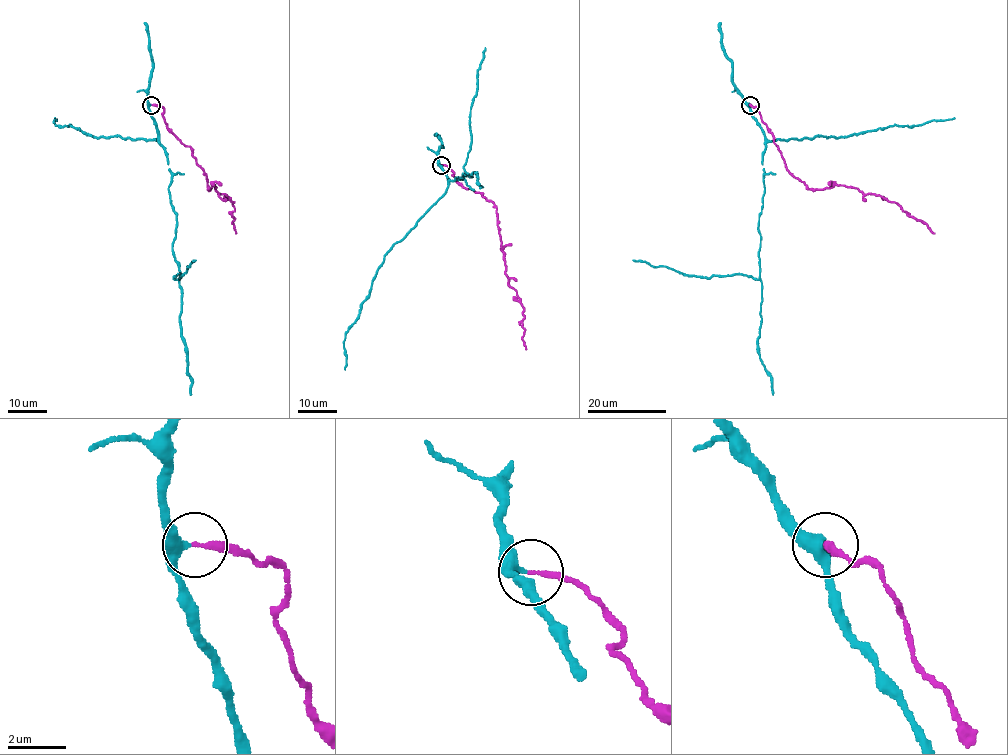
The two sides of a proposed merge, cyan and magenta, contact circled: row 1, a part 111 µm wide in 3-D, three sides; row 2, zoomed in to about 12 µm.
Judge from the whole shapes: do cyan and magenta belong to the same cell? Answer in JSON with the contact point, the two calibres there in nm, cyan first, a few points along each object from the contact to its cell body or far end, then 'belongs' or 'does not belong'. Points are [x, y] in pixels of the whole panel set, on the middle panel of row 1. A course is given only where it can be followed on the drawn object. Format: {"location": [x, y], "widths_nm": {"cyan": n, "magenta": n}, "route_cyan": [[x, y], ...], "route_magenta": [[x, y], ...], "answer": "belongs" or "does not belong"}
{"location": [441, 165], "widths_nm": {"cyan": 360, "magenta": 200}, "route_cyan": [[440, 165], [448, 180], [470, 175], [463, 167], [470, 150], [470, 110], [485, 48]], "route_magenta": [[441, 165], [453, 172], [457, 181], [481, 193], [496, 208], [508, 285], [523, 307], [526, 350]], "answer": "belongs"}

